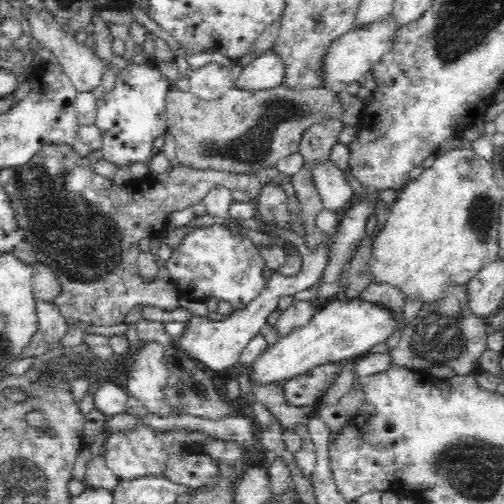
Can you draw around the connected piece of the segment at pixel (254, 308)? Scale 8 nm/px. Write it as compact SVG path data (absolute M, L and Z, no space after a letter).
M325 238L319 250L307 252L300 270L292 276L282 276L277 271L269 272L266 276L266 288L254 298L246 308L235 310L224 320L211 320L205 316L194 316L174 336L173 346L185 356L200 360L213 371L234 368L238 355L249 338L263 331L267 326L267 318L275 310L277 300L282 296L293 296L295 293L308 289L320 274L325 261Z

